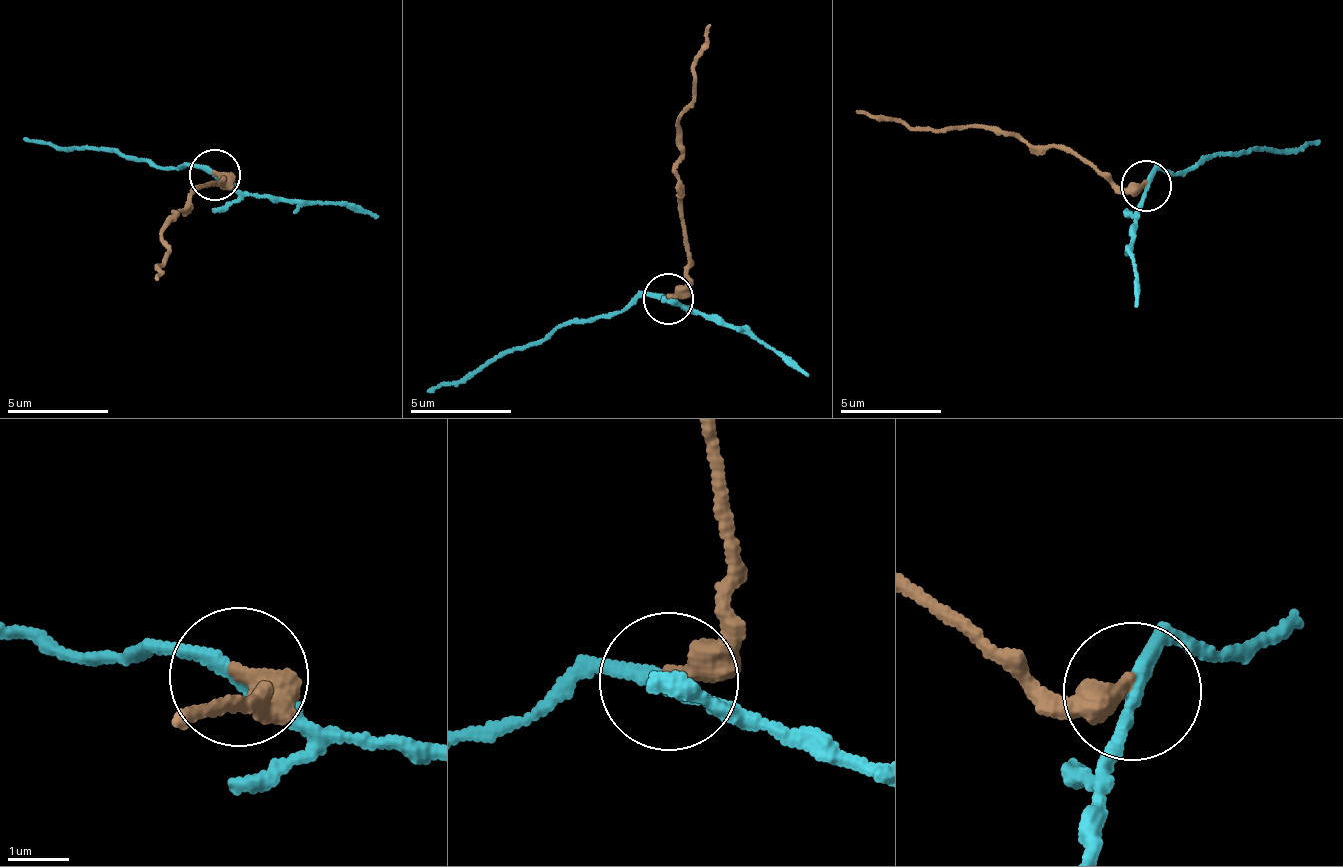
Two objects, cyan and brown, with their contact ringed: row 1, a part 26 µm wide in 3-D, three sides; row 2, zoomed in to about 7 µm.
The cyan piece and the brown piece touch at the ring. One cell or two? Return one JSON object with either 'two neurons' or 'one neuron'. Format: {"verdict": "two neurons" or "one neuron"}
{"verdict": "two neurons"}

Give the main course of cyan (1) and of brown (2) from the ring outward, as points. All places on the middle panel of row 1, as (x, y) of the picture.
1: (669, 297), (637, 294), (607, 317), (573, 317), (427, 391)
2: (669, 297), (685, 280), (688, 257), (680, 110), (694, 100), (694, 69), (708, 24)

